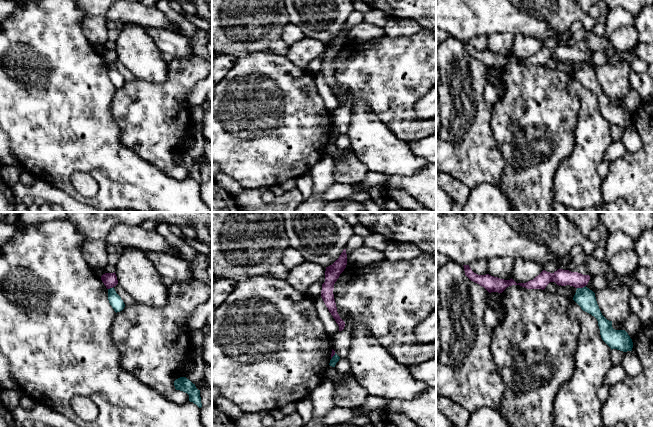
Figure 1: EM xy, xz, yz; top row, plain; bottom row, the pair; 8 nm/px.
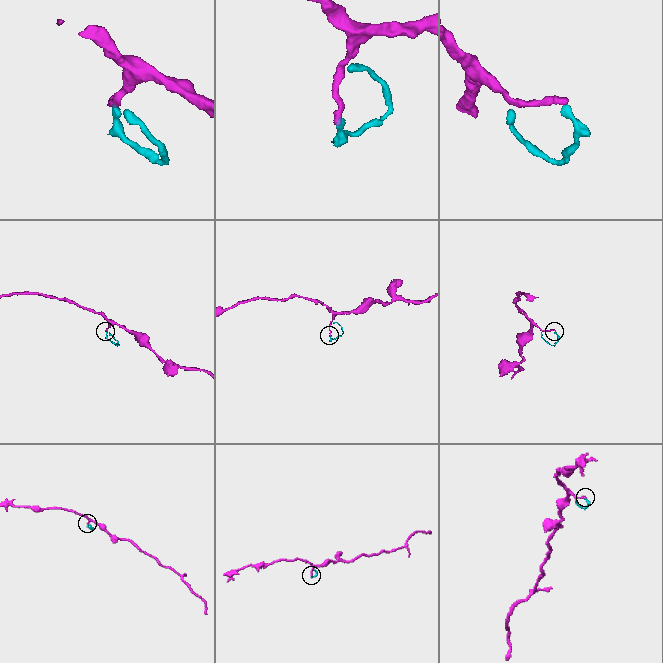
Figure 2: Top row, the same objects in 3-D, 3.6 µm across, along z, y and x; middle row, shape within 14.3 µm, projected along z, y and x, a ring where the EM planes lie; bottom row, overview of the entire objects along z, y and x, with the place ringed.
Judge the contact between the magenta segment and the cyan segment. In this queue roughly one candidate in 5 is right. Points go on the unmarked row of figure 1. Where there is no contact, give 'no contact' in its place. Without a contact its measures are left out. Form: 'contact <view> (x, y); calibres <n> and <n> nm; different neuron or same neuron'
contact yz (581, 63); calibres 130 and 160 nm; different neuron

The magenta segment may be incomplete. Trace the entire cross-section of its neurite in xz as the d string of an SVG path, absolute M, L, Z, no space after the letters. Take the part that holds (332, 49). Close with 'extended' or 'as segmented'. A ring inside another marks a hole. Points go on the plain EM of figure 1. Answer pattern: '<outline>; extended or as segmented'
M346 25L343 26L339 34L330 42L326 43L325 58L322 60L321 73L328 84L329 88L339 102L339 107L345 103L345 98L340 94L334 75L334 60L344 47L347 41Z; as segmented

